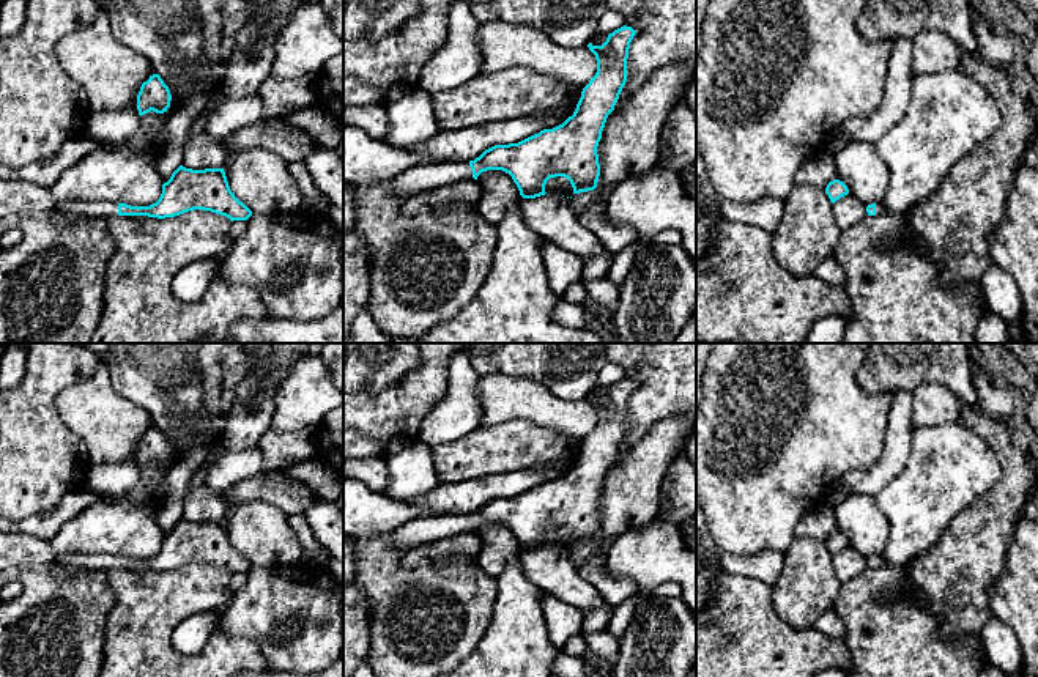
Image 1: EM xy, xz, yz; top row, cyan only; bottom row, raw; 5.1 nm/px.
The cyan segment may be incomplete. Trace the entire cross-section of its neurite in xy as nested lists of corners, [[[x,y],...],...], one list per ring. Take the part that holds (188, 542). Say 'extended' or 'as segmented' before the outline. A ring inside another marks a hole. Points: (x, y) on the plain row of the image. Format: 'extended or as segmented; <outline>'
extended; [[[180,518],[162,537],[159,553],[150,559],[131,559],[110,554],[63,554],[57,565],[74,565],[91,572],[113,568],[175,570],[187,564],[203,562],[232,573],[230,595],[233,597],[247,581],[252,564],[230,543],[224,521],[192,523]]]

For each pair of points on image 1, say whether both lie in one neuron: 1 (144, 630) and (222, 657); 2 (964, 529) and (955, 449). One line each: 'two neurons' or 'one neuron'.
1: one neuron
2: two neurons

